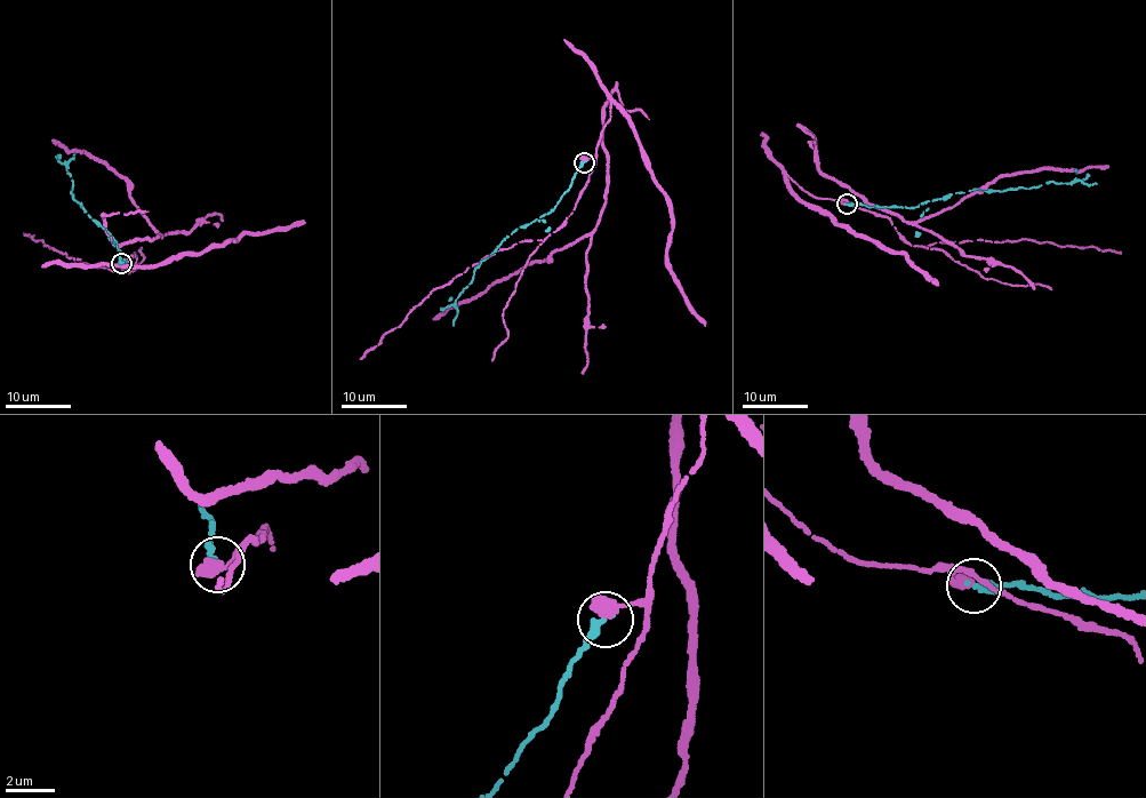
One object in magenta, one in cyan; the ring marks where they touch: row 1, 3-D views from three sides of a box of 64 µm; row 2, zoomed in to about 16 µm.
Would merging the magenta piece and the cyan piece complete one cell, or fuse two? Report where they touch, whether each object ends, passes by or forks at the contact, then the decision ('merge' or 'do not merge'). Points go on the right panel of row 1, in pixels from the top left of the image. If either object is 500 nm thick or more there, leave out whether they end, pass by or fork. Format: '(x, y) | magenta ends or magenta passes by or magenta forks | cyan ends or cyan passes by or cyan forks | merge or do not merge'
(847, 204) | do not merge

